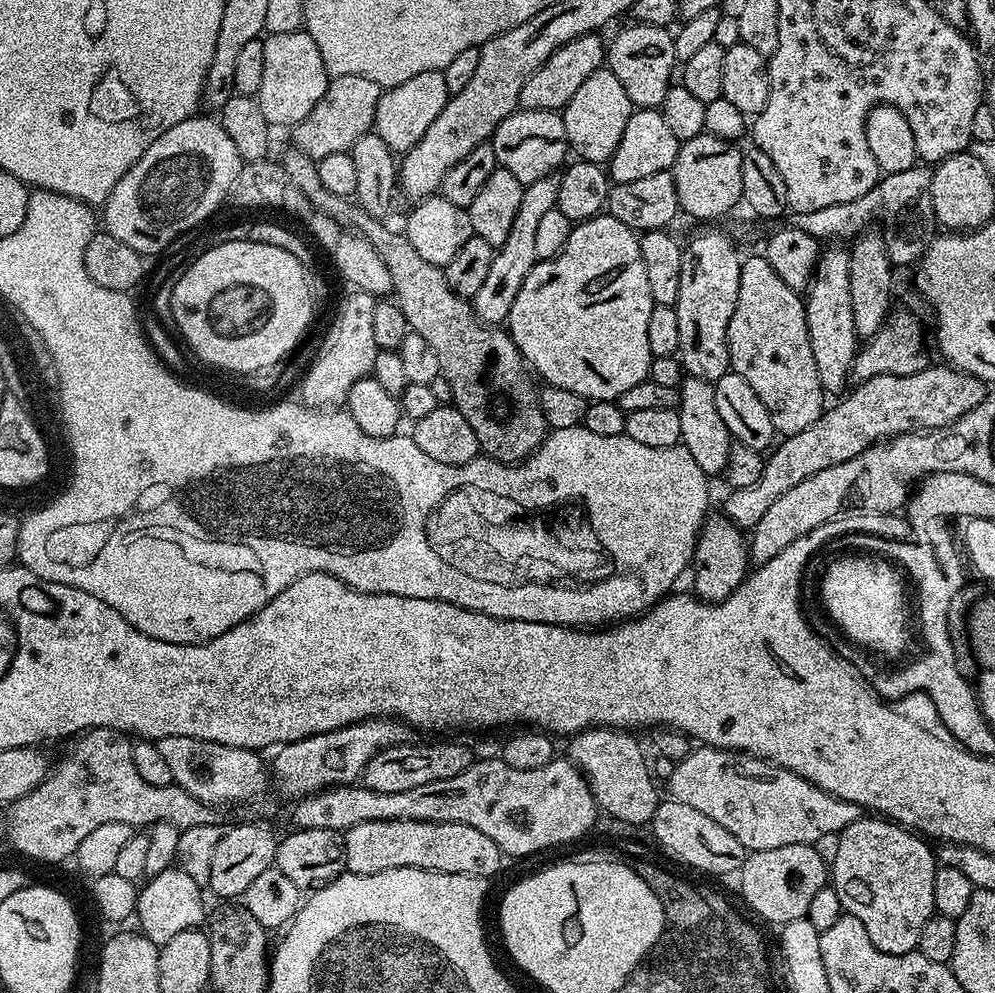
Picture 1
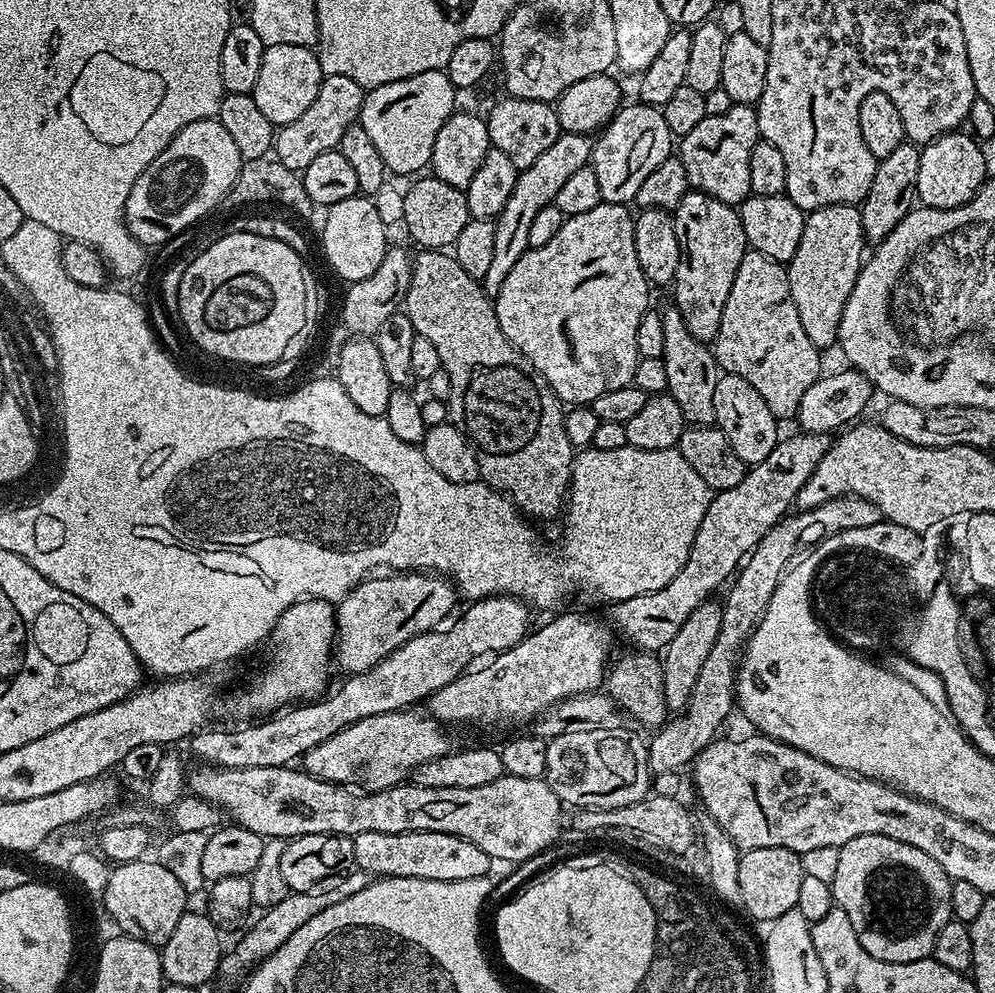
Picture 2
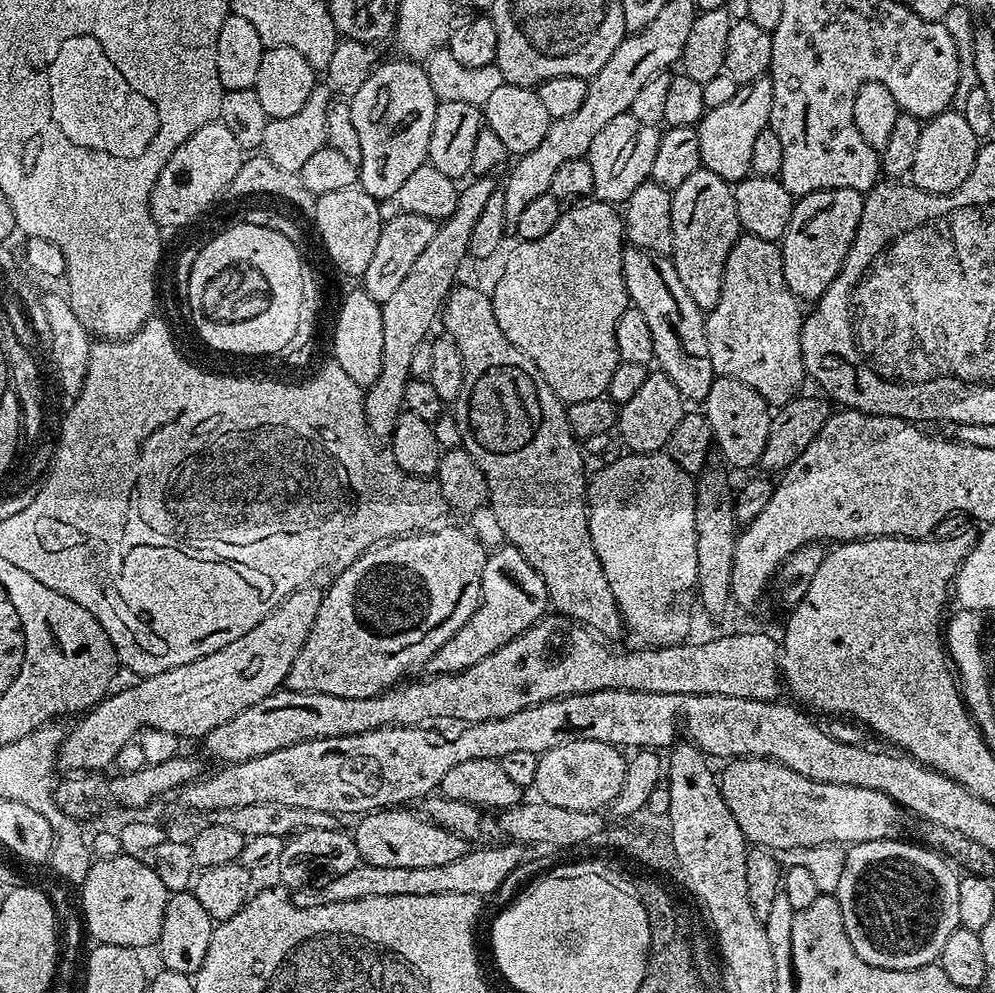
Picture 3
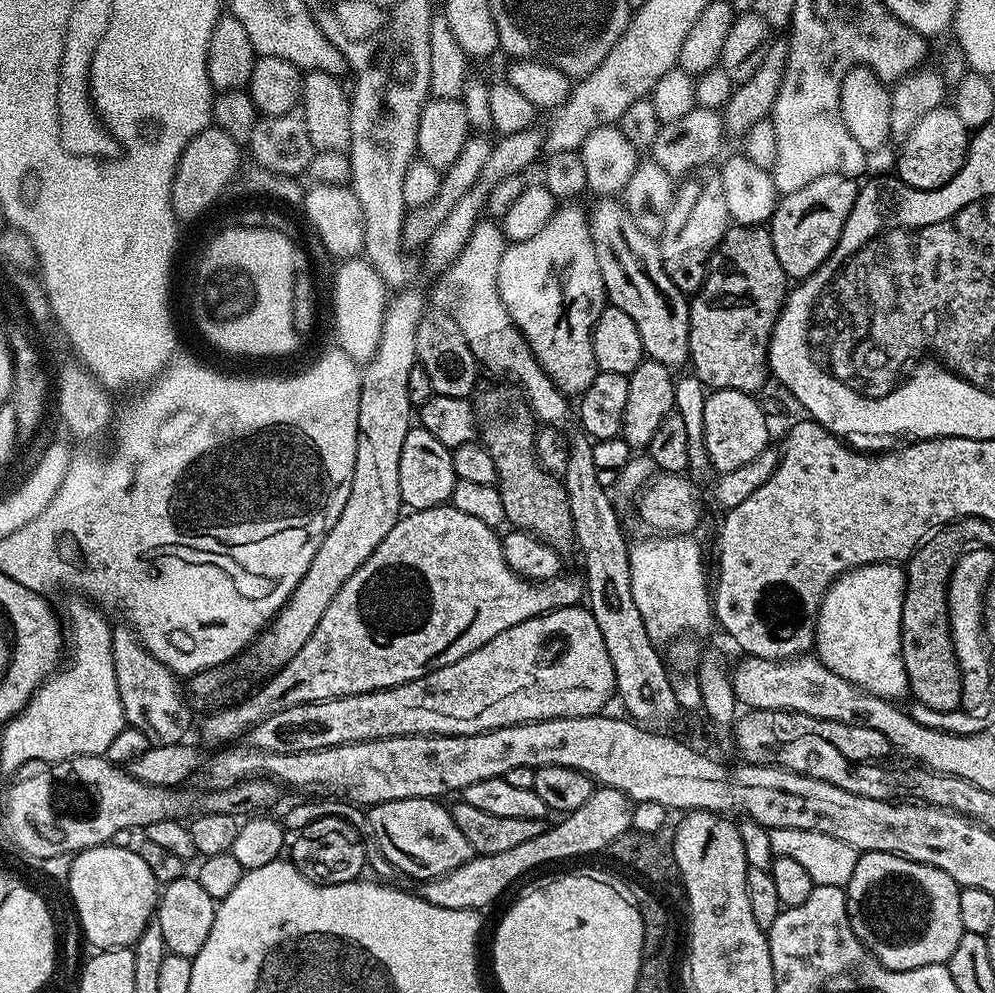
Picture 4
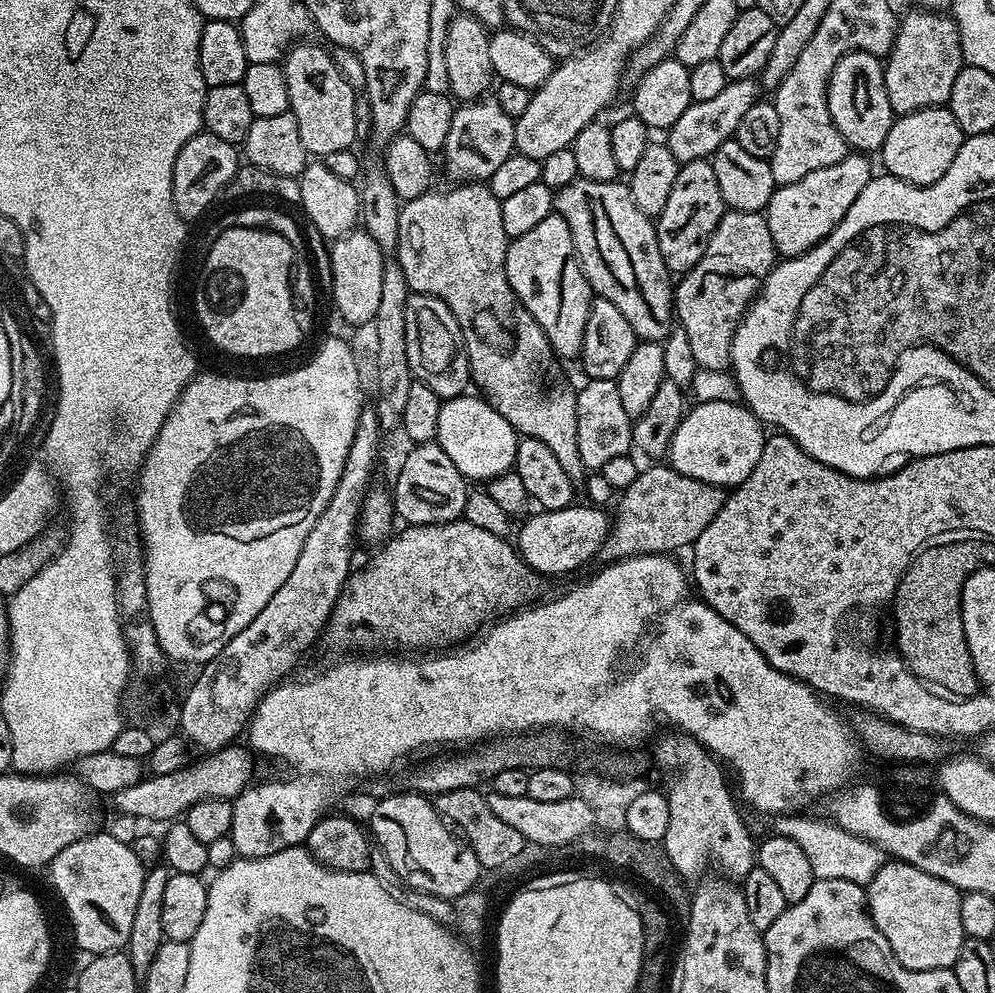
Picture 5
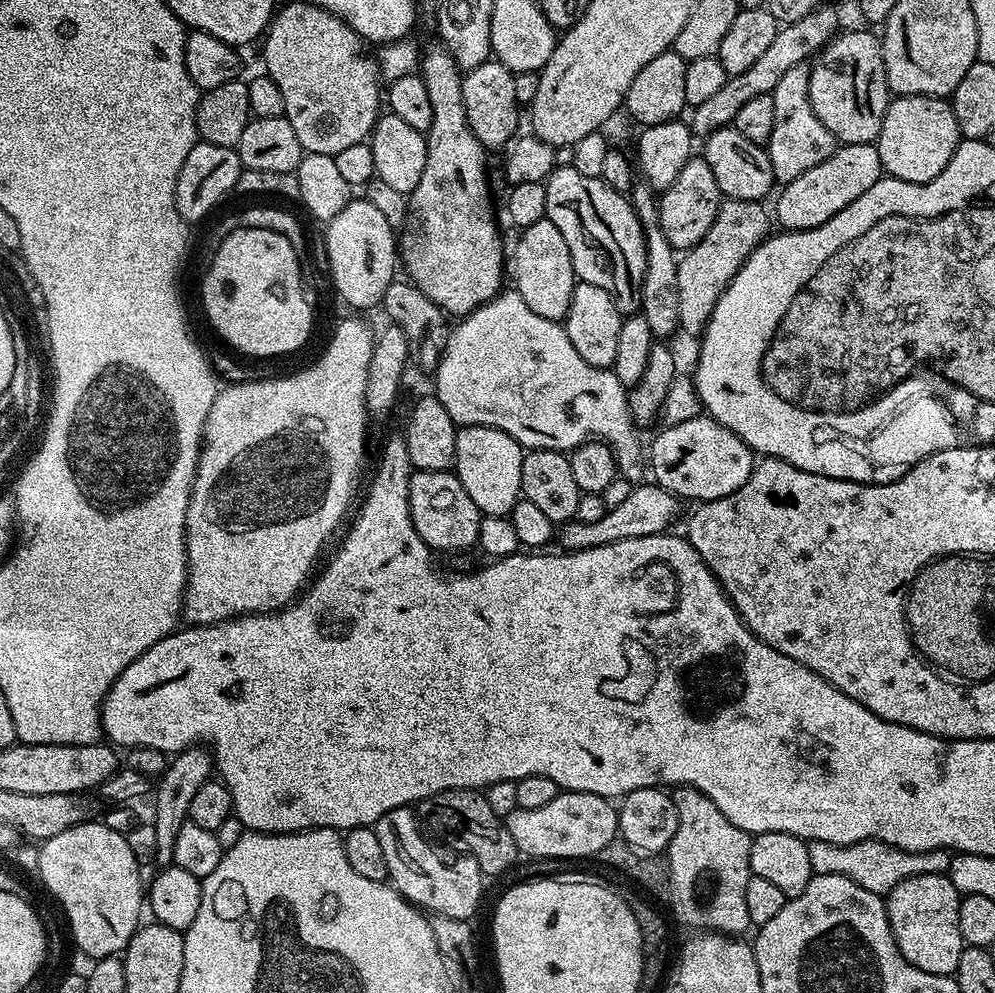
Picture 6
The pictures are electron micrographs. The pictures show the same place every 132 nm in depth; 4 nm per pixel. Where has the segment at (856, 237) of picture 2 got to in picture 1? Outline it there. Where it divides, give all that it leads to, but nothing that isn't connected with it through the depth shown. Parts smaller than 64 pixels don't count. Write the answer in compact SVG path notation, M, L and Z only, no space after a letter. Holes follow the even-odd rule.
M828 246L821 251L820 260L816 263L816 275L806 289L804 300L810 350L814 350L818 378L828 394L840 391L843 393L849 387L852 363L858 351L858 337L854 330L854 306L850 298L848 253L849 249L844 246Z

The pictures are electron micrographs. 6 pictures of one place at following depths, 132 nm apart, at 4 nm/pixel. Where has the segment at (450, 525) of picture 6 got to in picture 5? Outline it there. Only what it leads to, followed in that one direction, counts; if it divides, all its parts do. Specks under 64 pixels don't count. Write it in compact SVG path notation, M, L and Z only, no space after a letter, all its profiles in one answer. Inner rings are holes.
M435 442L417 444L409 447L408 457L400 464L400 473L396 476L396 488L394 487L394 512L397 517L404 519L405 525L414 524L445 524L451 520L461 519L464 515L466 498L470 491L469 481L464 479L458 466L450 462L446 450L442 450Z

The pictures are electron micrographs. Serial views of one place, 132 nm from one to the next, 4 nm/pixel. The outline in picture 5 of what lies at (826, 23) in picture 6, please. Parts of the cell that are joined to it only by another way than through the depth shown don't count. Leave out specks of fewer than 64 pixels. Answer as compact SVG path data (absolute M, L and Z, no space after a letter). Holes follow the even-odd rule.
M751 76L741 80L729 80L728 85L720 93L707 102L693 102L686 114L674 122L672 128L667 129L666 143L670 154L681 164L695 160L708 160L722 146L722 142L733 139L738 130L738 121L744 117L746 110L754 106L761 99L762 89Z

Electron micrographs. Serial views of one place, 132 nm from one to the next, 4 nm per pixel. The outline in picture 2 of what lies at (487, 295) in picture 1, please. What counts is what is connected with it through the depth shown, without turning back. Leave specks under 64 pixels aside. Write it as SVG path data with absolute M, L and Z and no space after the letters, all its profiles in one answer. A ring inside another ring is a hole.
M561 132L554 146L548 147L534 162L530 162L530 166L519 169L518 182L514 182L514 190L510 190L506 206L502 206L499 216L495 219L494 254L482 281L484 290L489 296L496 297L502 282L506 282L506 274L510 274L510 269L518 263L518 258L522 258L522 254L528 251L530 226L534 222L534 217L538 215L538 210L555 201L558 190L570 179L570 174L589 167L593 143L591 135Z

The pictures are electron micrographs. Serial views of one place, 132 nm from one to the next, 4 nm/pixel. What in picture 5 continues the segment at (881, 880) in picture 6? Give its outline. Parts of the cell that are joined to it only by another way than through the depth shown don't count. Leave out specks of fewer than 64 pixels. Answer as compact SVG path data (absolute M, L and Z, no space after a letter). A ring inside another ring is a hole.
M781 814L771 821L771 831L782 838L790 838L790 842L795 842L805 852L810 870L814 870L817 880L842 878L846 882L866 886L886 863L886 853L874 842L842 830L827 818L815 820L812 816L804 815L808 814Z

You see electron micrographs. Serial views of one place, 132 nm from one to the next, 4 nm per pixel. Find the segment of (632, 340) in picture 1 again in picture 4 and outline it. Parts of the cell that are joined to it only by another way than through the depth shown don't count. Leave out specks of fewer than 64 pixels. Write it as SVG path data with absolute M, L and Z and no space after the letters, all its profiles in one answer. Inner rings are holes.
M568 202L563 206L557 207L556 213L550 218L550 222L546 222L546 226L542 226L542 231L534 234L534 238L526 238L526 242L508 244L502 254L502 262L498 262L498 294L502 298L502 306L506 306L510 318L518 326L520 333L526 338L526 342L530 346L532 353L535 354L536 361L542 366L542 370L546 370L546 374L552 379L554 386L558 386L558 390L569 398L579 398L588 389L590 382L594 382L598 369L594 362L592 331L602 314L602 310L606 307L602 270L598 270L598 254L594 254L594 242L590 238L588 217L585 209L580 209L578 205L579 203L576 202Z

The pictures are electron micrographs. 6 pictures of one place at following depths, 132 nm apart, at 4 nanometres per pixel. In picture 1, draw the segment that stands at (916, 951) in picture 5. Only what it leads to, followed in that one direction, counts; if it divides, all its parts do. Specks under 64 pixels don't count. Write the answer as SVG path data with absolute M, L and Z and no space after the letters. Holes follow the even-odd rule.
M872 814L861 815L860 819L850 822L850 826L839 833L838 854L830 865L830 886L838 894L845 913L858 918L858 922L866 926L866 934L870 934L870 942L874 942L878 950L886 954L915 952L922 926L930 922L936 910L934 874L938 867L938 856L931 848L933 845L925 837Z

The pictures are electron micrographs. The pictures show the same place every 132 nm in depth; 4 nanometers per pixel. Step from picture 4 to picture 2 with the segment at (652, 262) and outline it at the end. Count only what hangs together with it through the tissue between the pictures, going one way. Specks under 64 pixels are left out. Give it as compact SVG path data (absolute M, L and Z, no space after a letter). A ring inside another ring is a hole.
M674 306L663 309L662 334L666 334L666 339L662 342L662 359L666 366L667 395L678 402L678 410L682 410L685 425L715 425L714 386L718 386L722 373L713 349L695 339L690 330L686 330L686 322L682 322L682 314Z

